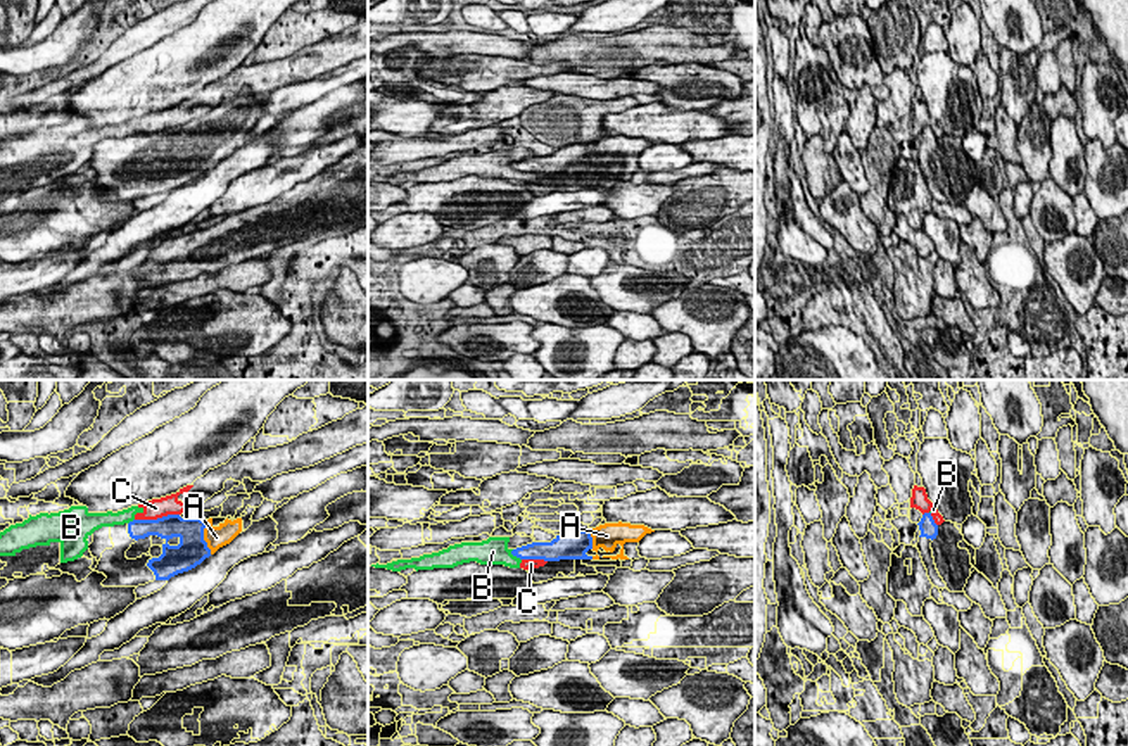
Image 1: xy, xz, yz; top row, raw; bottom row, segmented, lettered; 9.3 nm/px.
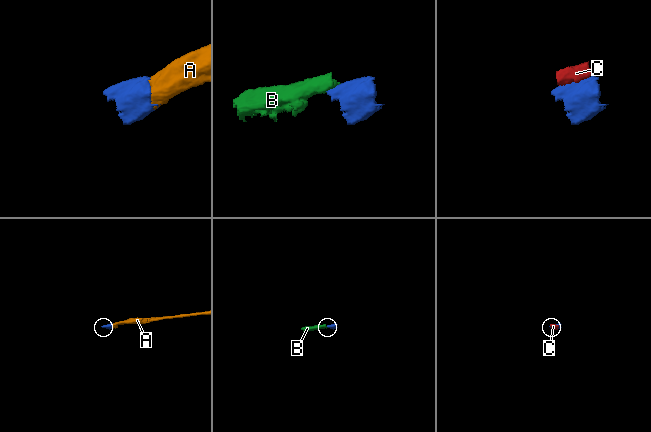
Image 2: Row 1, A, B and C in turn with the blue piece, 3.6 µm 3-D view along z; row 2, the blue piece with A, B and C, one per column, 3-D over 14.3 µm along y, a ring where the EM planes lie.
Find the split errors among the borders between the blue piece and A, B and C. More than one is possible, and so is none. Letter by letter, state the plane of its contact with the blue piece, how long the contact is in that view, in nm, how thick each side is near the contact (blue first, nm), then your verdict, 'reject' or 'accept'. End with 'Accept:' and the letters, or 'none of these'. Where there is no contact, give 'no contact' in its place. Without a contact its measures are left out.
A: xy | 320 nm | 280/200 nm | accept
B: xz | 140 nm | 160/260 nm | reject
C: xy | 420 nm | 220/190 nm | reject
Accept: A

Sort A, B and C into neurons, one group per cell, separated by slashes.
A / B C

